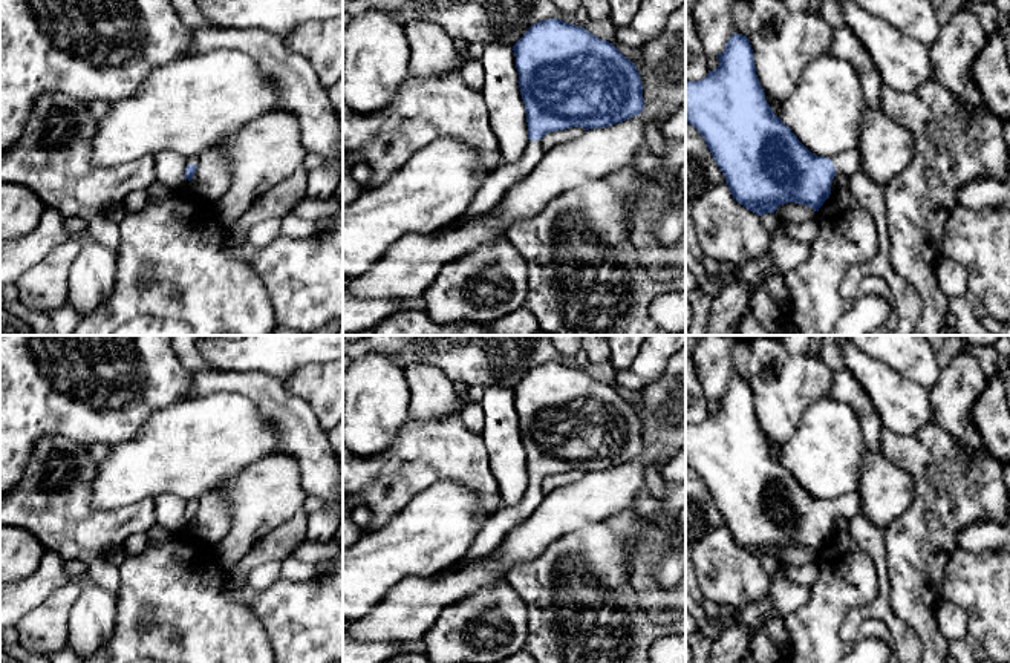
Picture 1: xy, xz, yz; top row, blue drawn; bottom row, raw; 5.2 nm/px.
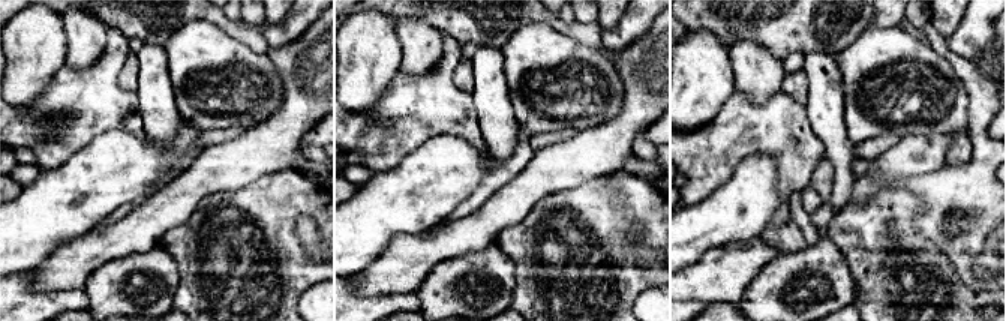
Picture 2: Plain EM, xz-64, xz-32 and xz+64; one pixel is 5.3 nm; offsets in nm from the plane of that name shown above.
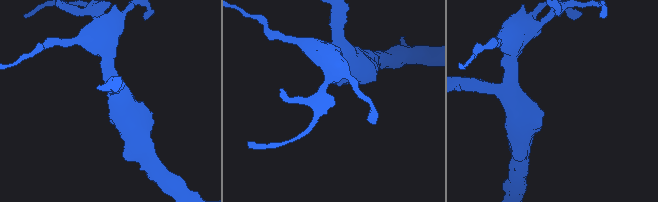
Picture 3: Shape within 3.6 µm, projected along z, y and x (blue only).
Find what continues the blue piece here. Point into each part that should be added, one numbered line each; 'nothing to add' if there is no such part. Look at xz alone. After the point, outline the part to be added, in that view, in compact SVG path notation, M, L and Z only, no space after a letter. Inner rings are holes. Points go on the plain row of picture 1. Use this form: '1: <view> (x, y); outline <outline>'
1: xz (502, 521); outline M528 482L526 492L519 504L502 505L484 524L461 563L468 562L470 559L490 556L514 527L536 511L543 498L545 493L542 490L542 484Z

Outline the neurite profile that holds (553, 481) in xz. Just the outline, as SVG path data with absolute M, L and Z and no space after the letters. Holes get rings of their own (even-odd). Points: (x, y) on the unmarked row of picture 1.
M571 470L566 473L549 475L540 482L542 490L545 495L548 495L556 488L580 481L585 475L586 472L583 470Z

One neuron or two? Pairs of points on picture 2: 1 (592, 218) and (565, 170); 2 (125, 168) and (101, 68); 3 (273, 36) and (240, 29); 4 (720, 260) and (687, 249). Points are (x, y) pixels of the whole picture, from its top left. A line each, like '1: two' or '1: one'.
1: two
2: two
3: two
4: two

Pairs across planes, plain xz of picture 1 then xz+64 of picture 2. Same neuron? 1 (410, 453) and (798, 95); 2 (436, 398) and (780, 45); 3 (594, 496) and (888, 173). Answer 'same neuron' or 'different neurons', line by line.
1: different neurons
2: different neurons
3: same neuron

